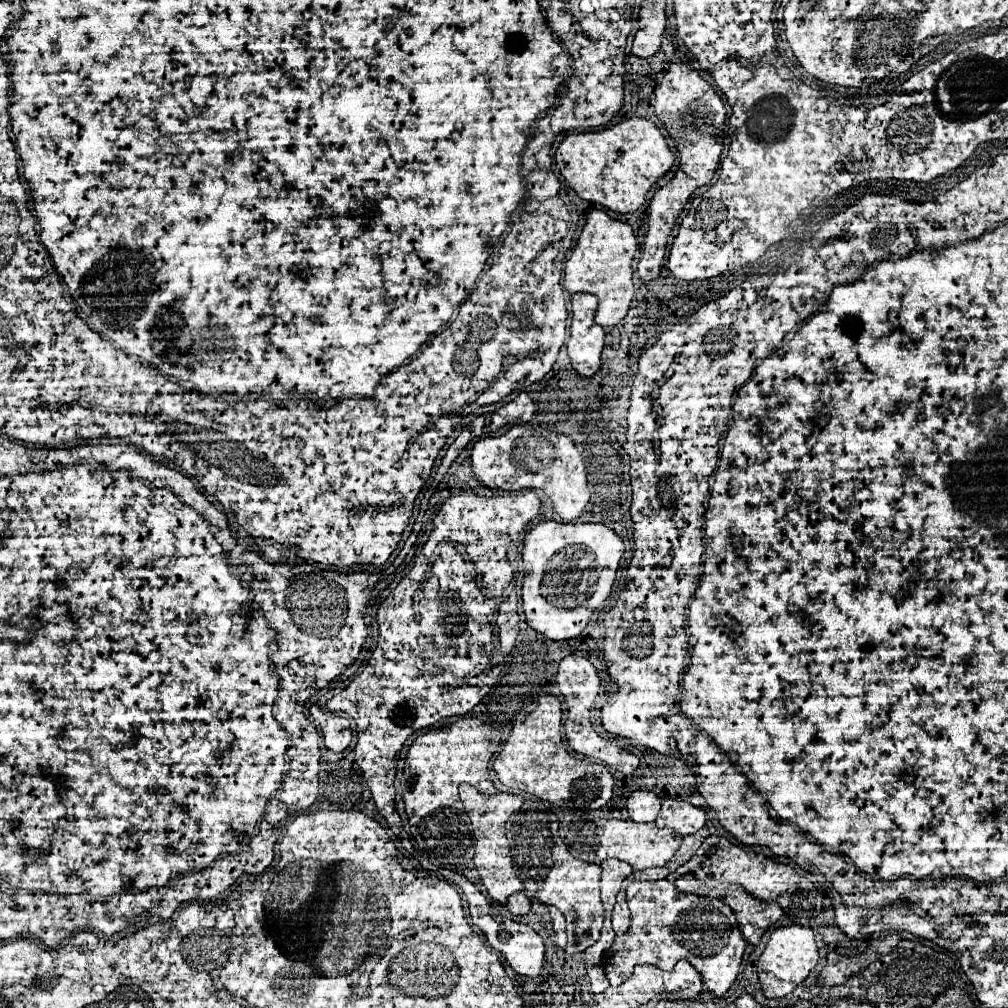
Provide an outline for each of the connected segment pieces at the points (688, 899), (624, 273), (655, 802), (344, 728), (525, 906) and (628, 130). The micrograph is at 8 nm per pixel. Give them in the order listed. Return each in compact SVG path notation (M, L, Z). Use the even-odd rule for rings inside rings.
M667 879L633 881L625 893L631 911L631 925L627 933L615 937L613 945L601 961L609 983L625 983L631 977L633 967L641 963L669 971L677 961L685 959L699 971L707 991L713 997L723 997L737 979L741 957L747 945L741 931L727 923L723 901L681 893Z
M593 209L589 213L589 219L579 235L577 247L571 253L569 261L565 263L563 285L571 295L591 293L599 299L595 323L601 327L617 325L631 307L631 301L635 297L635 287L631 281L633 277L631 261L635 257L635 251L637 251L637 239L627 223L611 219L605 211L599 209Z
M635 791L627 799L629 819L635 823L651 823L657 819L661 809L661 799L651 791Z
M325 713L319 719L319 729L323 735L325 747L331 749L333 753L341 753L351 745L353 735L351 735L351 727L349 727L347 719L337 717L333 713Z
M515 893L515 895L509 897L509 901L507 901L505 907L507 907L513 915L525 915L525 913L529 913L529 909L531 909L531 901L529 901L529 897L527 897L525 893Z
M631 117L631 119L621 121L615 127L601 129L601 131L571 133L563 139L563 143L559 145L559 149L555 153L555 165L557 165L559 173L563 175L567 185L581 199L591 201L591 203L599 203L605 209L611 209L611 211L617 211L617 213L623 213L623 215L633 213L633 211L637 211L639 207L645 205L649 189L657 183L657 179L661 179L665 173L671 171L673 161L675 161L675 155L667 147L667 141L665 141L661 129L655 127L645 117Z

